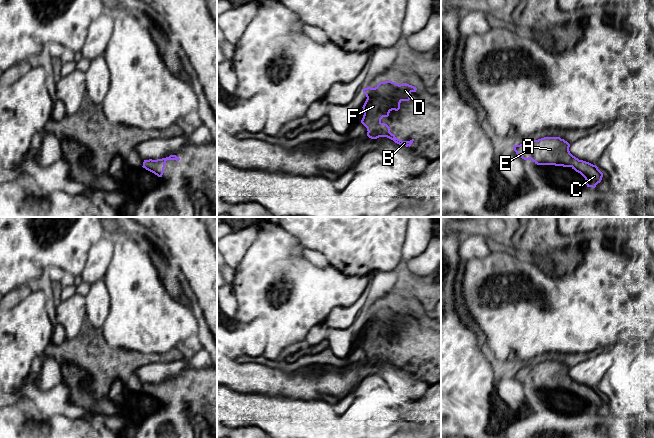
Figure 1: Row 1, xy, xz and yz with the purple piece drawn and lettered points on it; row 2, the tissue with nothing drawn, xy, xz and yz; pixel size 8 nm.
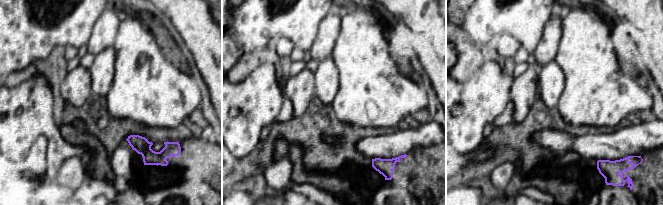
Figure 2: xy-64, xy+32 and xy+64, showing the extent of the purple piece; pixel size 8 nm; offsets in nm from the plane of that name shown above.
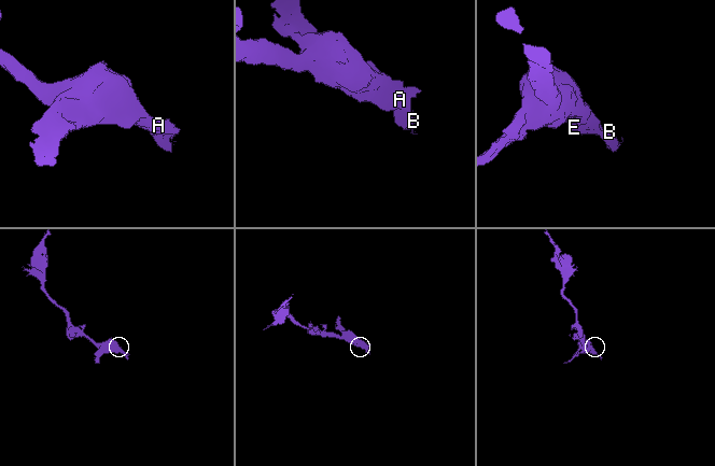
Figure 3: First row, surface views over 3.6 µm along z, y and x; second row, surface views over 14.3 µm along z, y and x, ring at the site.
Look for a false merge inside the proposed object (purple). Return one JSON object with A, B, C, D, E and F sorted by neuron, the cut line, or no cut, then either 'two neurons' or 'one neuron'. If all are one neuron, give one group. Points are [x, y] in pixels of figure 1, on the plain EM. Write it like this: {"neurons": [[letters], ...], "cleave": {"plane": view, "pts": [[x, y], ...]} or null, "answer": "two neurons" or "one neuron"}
{"neurons": [["A", "B", "C", "D", "E", "F"]], "cleave": null, "answer": "one neuron"}

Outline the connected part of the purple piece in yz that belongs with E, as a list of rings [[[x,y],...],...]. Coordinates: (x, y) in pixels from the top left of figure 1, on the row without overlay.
[[[544,361],[514,369],[513,373],[522,383],[531,383],[537,389],[571,391],[585,402],[587,411],[595,412],[603,397],[596,389],[573,380],[569,371],[570,368],[560,361]]]

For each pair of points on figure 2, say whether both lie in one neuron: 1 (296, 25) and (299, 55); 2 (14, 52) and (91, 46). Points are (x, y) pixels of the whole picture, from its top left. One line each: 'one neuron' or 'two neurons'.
1: two neurons
2: two neurons

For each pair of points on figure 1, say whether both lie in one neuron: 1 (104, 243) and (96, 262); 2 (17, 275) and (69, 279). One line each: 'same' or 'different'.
1: same
2: different

